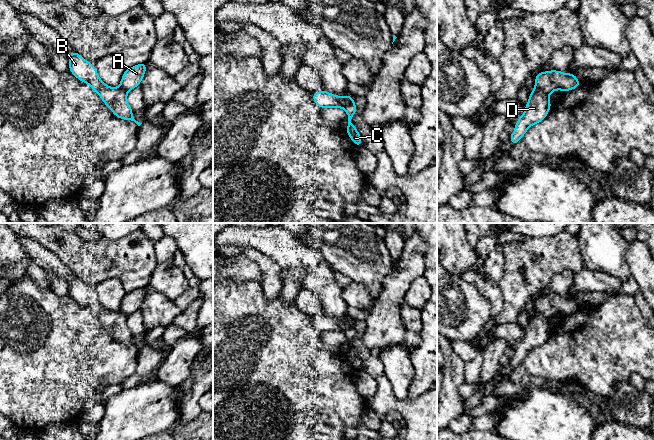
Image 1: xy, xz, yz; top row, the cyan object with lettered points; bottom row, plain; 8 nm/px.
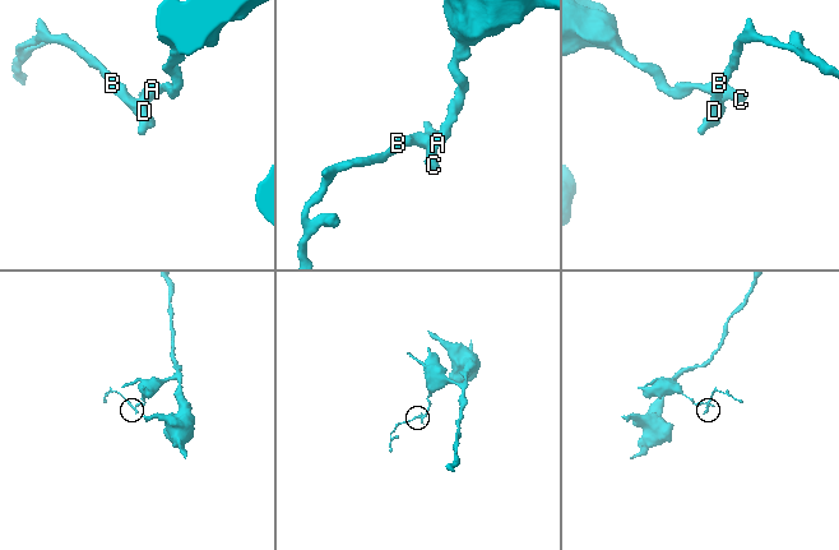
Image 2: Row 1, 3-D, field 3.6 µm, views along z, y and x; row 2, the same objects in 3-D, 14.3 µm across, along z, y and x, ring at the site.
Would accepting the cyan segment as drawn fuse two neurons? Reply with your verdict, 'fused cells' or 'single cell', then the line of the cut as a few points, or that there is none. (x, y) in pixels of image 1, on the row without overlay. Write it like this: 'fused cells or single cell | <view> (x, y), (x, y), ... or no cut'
fused cells | yz (535, 311), (543, 313), (548, 318)

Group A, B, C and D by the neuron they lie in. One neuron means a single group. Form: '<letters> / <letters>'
A C / B D

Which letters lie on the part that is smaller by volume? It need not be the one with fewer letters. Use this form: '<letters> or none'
B, D

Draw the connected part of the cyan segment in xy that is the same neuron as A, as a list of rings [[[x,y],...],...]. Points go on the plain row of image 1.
[[[139,287],[131,292],[126,292],[120,305],[120,311],[126,316],[129,316],[135,311],[140,310],[146,292],[147,287]]]

